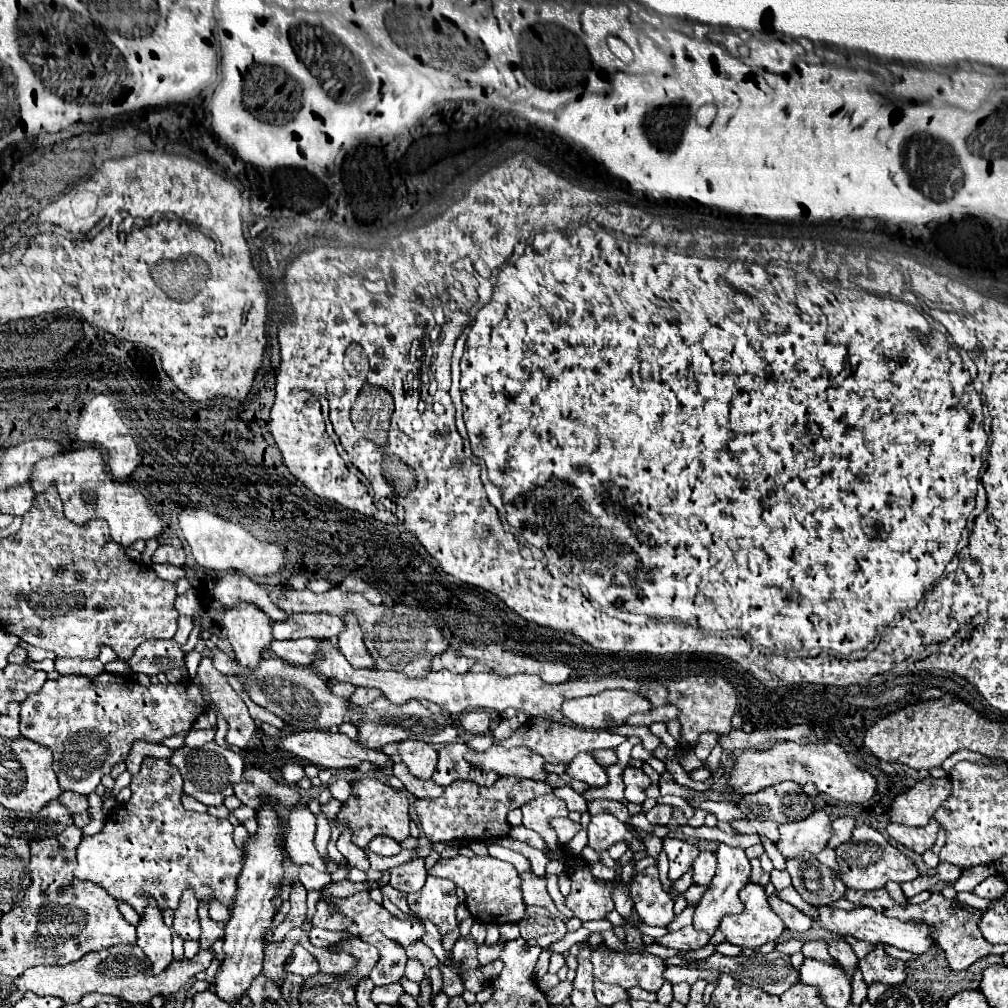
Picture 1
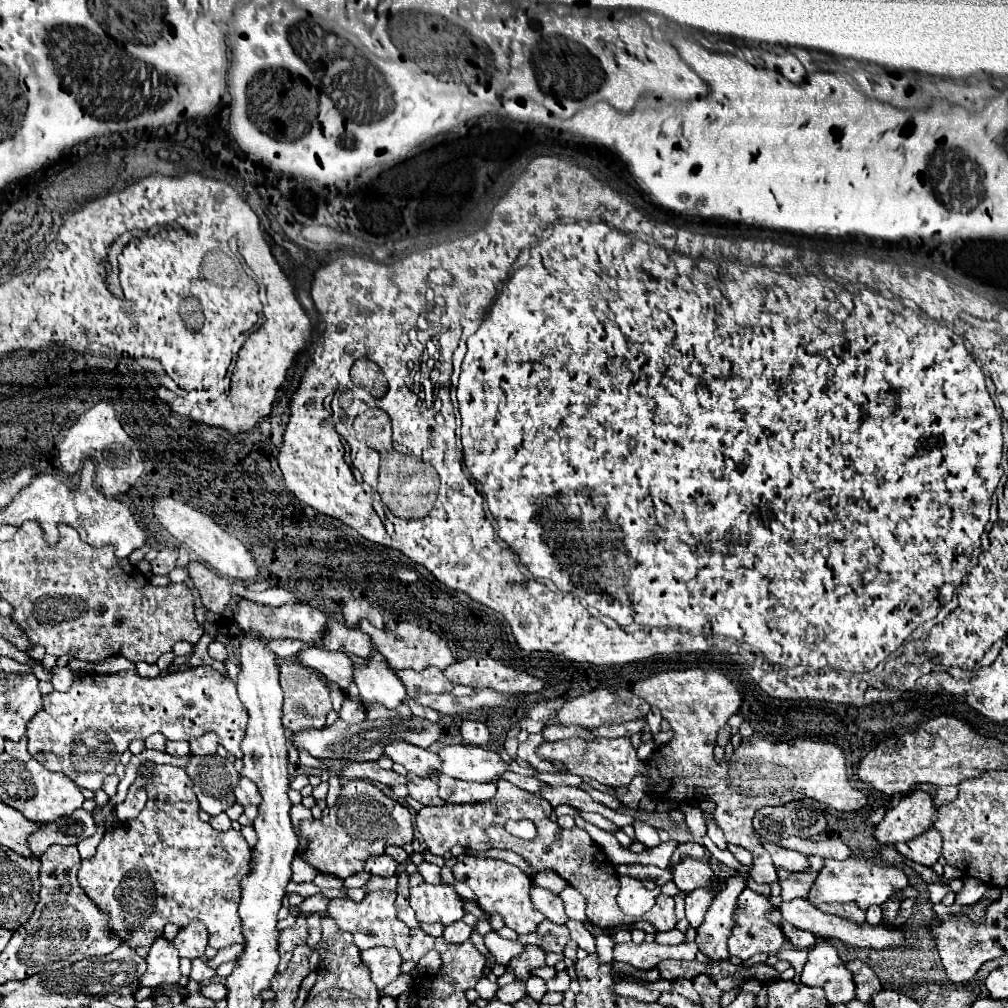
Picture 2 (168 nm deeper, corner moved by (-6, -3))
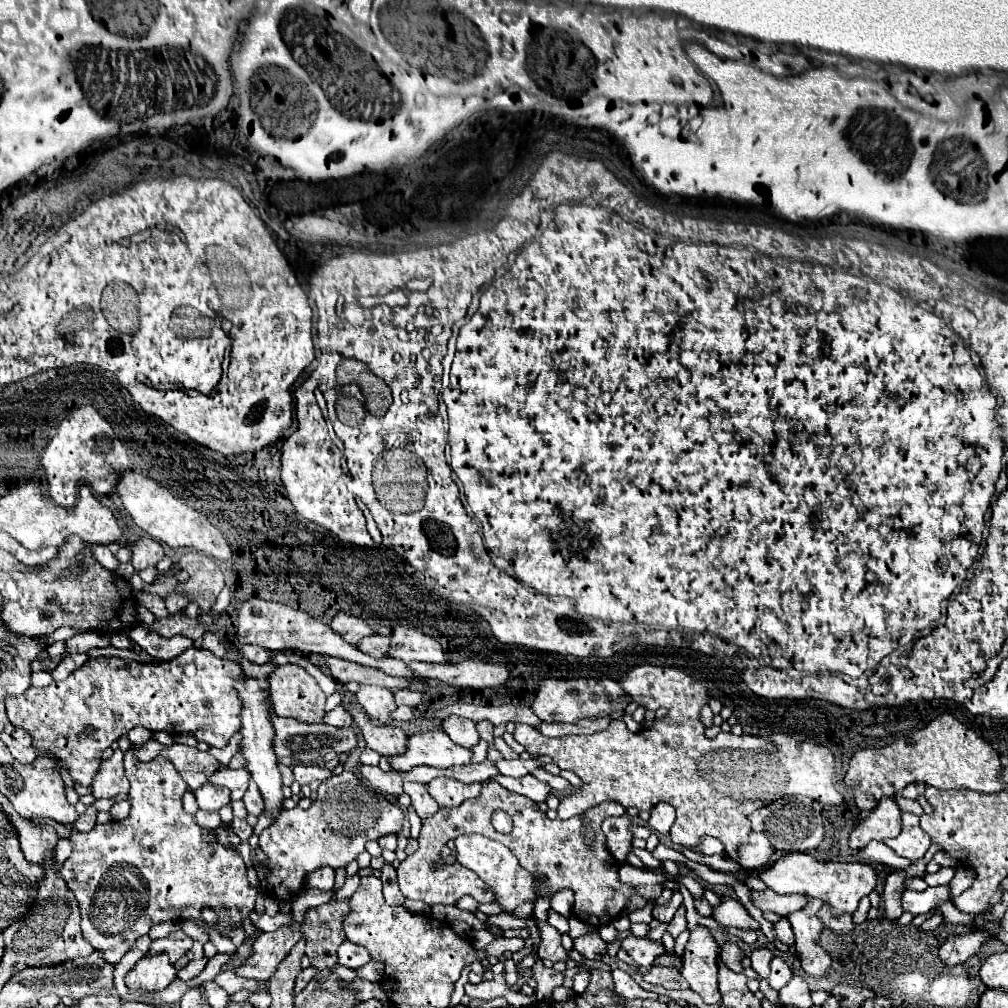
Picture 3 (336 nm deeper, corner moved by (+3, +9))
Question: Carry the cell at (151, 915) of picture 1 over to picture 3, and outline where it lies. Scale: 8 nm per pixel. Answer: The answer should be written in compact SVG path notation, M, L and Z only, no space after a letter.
M144 956L126 974L126 986L130 990L164 990L176 978L176 968L164 956Z

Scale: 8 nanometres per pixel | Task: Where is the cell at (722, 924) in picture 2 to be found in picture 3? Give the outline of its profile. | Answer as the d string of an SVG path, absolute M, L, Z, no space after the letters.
M698 924L690 930L690 940L684 950L682 976L690 988L698 992L706 1004L720 1002L718 992L718 954L720 948L710 928Z

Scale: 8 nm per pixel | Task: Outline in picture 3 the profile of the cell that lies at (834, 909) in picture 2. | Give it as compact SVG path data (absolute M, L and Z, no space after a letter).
M824 904L822 910L818 912L820 920L824 922L826 928L830 928L836 934L850 934L854 930L854 922L852 922L852 914L844 912L842 916L834 916L834 912L830 912L830 904Z

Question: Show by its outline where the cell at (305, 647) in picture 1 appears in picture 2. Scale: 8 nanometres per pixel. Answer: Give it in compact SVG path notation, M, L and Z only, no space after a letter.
M307 648L307 650L301 650L297 662L307 668L313 668L315 672L321 672L329 682L337 684L343 692L347 692L349 684L353 682L353 664L341 652Z

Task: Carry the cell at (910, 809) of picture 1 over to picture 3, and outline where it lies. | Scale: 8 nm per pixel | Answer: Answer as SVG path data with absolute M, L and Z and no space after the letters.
M886 796L878 802L878 806L874 810L870 810L864 820L852 830L850 834L850 848L858 850L864 848L870 840L878 840L884 842L888 838L894 838L900 834L900 820L902 810L896 804L894 796Z

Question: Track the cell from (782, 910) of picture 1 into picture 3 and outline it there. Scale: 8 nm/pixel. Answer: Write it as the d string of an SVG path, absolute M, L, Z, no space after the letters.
M780 918L780 920L774 924L774 930L776 930L776 936L778 936L784 944L788 944L788 946L794 944L794 932L792 932L792 928L790 928L788 918Z

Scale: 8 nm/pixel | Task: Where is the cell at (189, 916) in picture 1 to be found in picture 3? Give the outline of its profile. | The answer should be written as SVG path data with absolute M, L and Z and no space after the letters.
M176 930L168 934L164 940L152 940L150 954L166 952L170 956L170 962L176 962L180 956L184 956L192 948L192 944L194 940L190 936L186 936L182 930Z

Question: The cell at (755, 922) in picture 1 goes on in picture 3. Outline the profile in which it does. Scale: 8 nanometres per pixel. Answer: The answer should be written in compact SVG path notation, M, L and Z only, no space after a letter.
M720 896L720 904L714 908L712 918L724 928L738 928L738 930L760 930L760 924L746 912L746 908L732 896Z

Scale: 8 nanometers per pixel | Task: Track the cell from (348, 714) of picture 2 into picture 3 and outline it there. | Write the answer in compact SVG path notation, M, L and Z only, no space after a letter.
M338 704L334 710L326 712L326 716L324 716L324 722L328 722L328 724L334 724L334 726L350 726L354 720L352 720L350 712L346 712L346 710L344 710L344 704Z

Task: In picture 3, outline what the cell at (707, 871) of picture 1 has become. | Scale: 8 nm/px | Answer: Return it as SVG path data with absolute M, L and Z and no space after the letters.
M684 904L680 906L680 910L676 912L676 916L670 920L670 926L668 926L668 932L674 936L674 938L678 938L678 934L682 934L684 930L686 930L686 908L684 908Z

